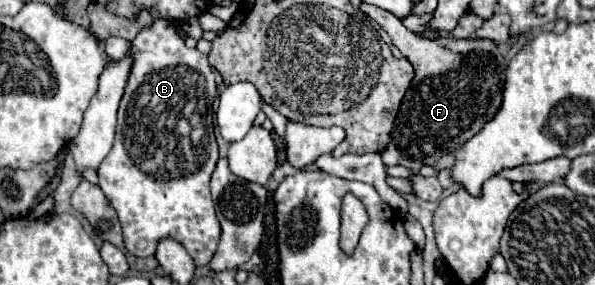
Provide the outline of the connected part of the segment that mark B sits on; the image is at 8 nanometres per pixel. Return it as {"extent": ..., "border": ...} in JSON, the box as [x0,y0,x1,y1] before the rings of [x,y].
{"extent":[97,18,221,266],"border":[[[155,18],[151,26],[143,28],[131,42],[131,50],[135,62],[119,106],[115,144],[97,168],[99,188],[115,208],[123,226],[125,248],[133,256],[153,256],[157,242],[169,236],[185,246],[197,266],[207,266],[221,238],[221,226],[209,192],[209,178],[219,158],[213,134],[213,102],[217,98],[213,68],[205,54],[185,46],[173,22],[165,18]]]}

